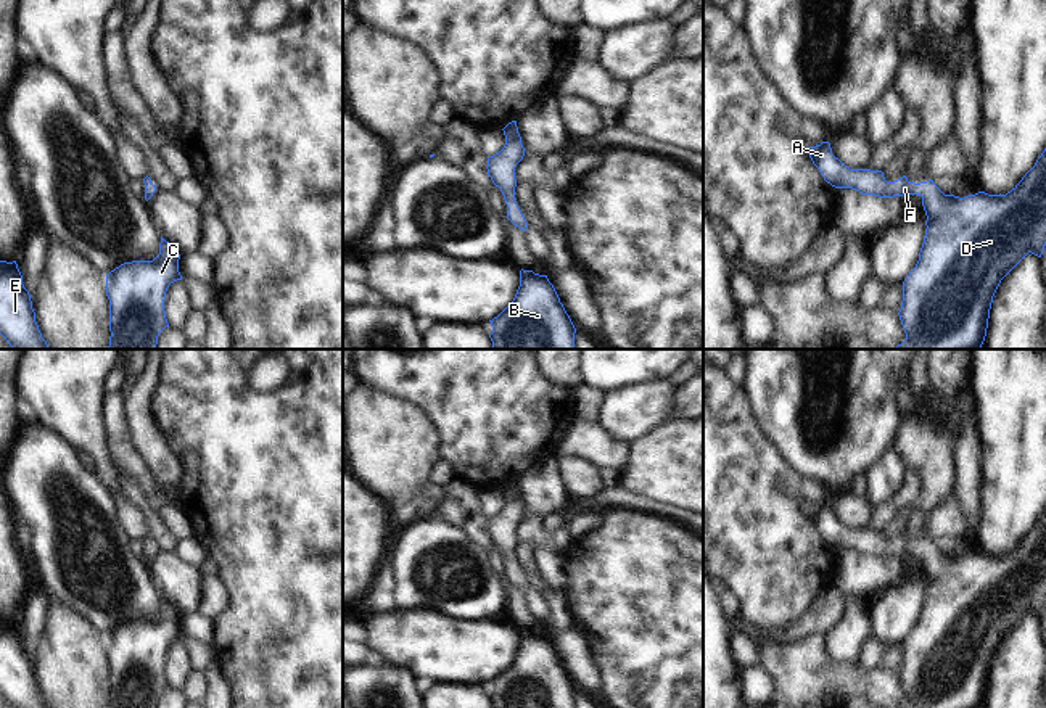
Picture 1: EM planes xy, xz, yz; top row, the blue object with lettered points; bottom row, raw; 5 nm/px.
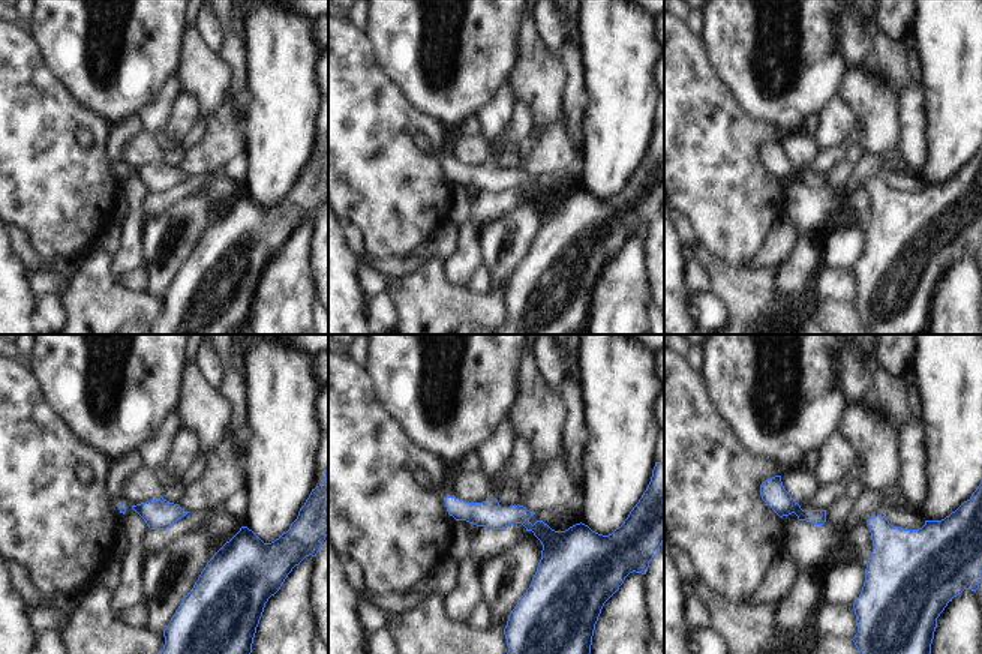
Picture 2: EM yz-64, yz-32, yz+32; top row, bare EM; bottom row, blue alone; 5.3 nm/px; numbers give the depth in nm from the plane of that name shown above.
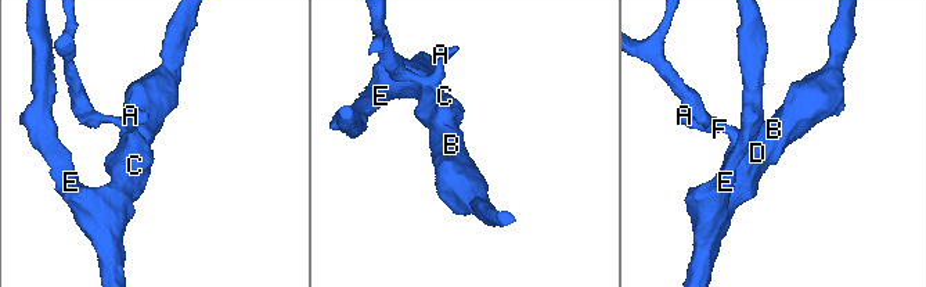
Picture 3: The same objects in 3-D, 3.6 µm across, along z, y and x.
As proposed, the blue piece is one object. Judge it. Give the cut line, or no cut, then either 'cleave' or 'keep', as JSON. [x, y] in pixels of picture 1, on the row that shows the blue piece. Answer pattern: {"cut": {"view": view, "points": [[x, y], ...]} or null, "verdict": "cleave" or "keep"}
{"cut": null, "verdict": "keep"}

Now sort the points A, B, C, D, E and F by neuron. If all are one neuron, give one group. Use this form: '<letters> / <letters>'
A B C D E F

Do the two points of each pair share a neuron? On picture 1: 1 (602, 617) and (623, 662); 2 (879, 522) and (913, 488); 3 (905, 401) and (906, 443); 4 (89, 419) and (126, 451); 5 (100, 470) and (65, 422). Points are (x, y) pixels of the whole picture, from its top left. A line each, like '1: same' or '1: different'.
1: same
2: same
3: different
4: different
5: same

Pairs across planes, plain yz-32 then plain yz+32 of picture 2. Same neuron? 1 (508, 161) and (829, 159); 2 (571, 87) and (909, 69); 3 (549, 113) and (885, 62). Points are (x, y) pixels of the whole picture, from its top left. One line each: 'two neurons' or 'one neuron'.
1: two neurons
2: two neurons
3: two neurons

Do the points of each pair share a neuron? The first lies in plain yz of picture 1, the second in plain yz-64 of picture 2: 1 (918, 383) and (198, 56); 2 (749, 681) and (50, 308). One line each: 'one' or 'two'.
1: one
2: one

